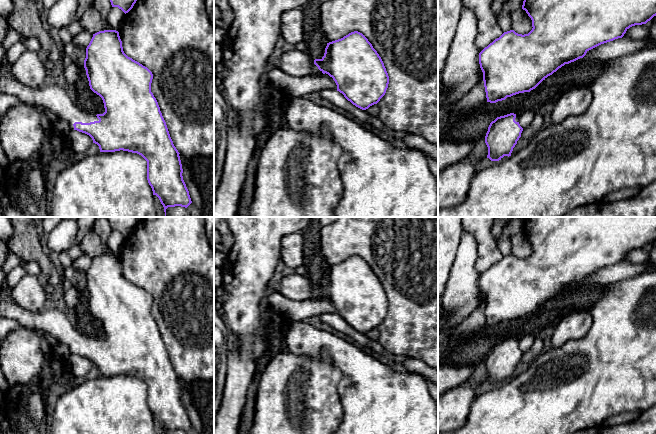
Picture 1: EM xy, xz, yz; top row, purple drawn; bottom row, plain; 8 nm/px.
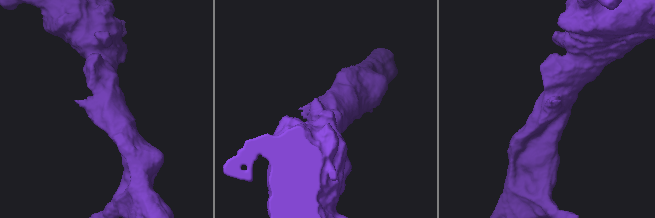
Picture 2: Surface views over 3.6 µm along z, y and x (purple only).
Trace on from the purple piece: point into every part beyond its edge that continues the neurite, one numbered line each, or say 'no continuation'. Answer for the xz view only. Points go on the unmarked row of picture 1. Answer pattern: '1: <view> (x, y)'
1: xz (295, 286)

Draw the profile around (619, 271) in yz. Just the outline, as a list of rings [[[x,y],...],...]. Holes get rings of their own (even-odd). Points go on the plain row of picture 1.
[[[618,262],[613,265],[601,268],[589,275],[587,275],[587,281],[597,284],[614,284],[616,282],[626,280],[634,277],[645,270],[653,270],[656,266],[647,262],[640,264],[633,264],[630,262]]]

